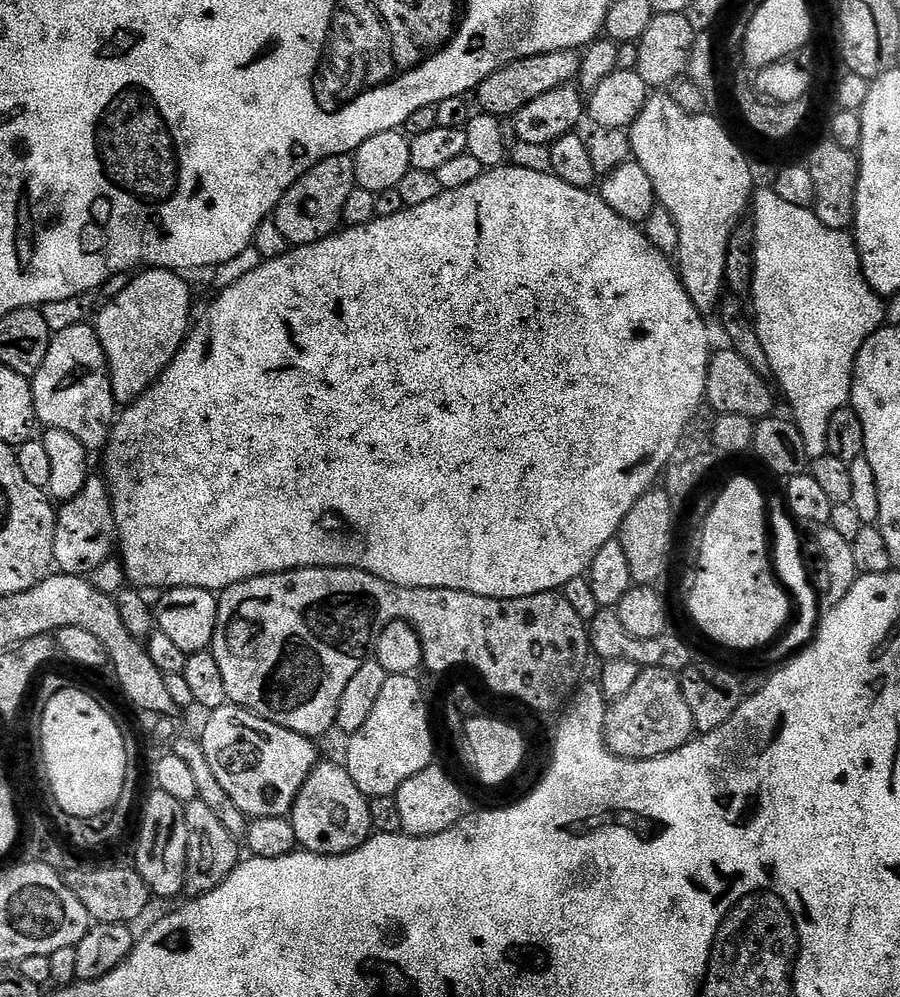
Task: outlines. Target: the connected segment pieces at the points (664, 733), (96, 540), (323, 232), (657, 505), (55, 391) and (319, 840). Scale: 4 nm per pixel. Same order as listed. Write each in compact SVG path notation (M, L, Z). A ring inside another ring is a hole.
M645 668L626 698L609 707L606 718L608 749L627 760L649 760L670 754L693 739L696 723L686 706L680 677L666 669Z
M89 475L82 491L74 499L63 501L62 507L56 513L55 567L66 576L91 577L110 560L117 538L112 498L105 477Z
M351 155L331 156L314 166L280 200L274 213L276 228L289 240L289 245L313 244L325 240L341 227L346 198L350 198L356 178L356 165Z
M649 490L634 502L630 514L622 522L618 539L626 558L630 561L630 574L633 585L656 586L668 572L668 563L672 560L672 535L676 532L676 512L674 501L667 491Z
M91 323L55 333L50 350L46 350L46 358L30 383L36 419L45 429L72 434L89 450L107 449L118 419L118 405L112 393L108 359Z
M354 778L306 781L290 813L297 845L303 851L323 856L341 856L361 848L374 832L369 801L369 797L354 786Z

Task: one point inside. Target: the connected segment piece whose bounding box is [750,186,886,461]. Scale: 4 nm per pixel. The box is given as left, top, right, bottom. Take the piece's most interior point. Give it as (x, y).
(814, 309)

